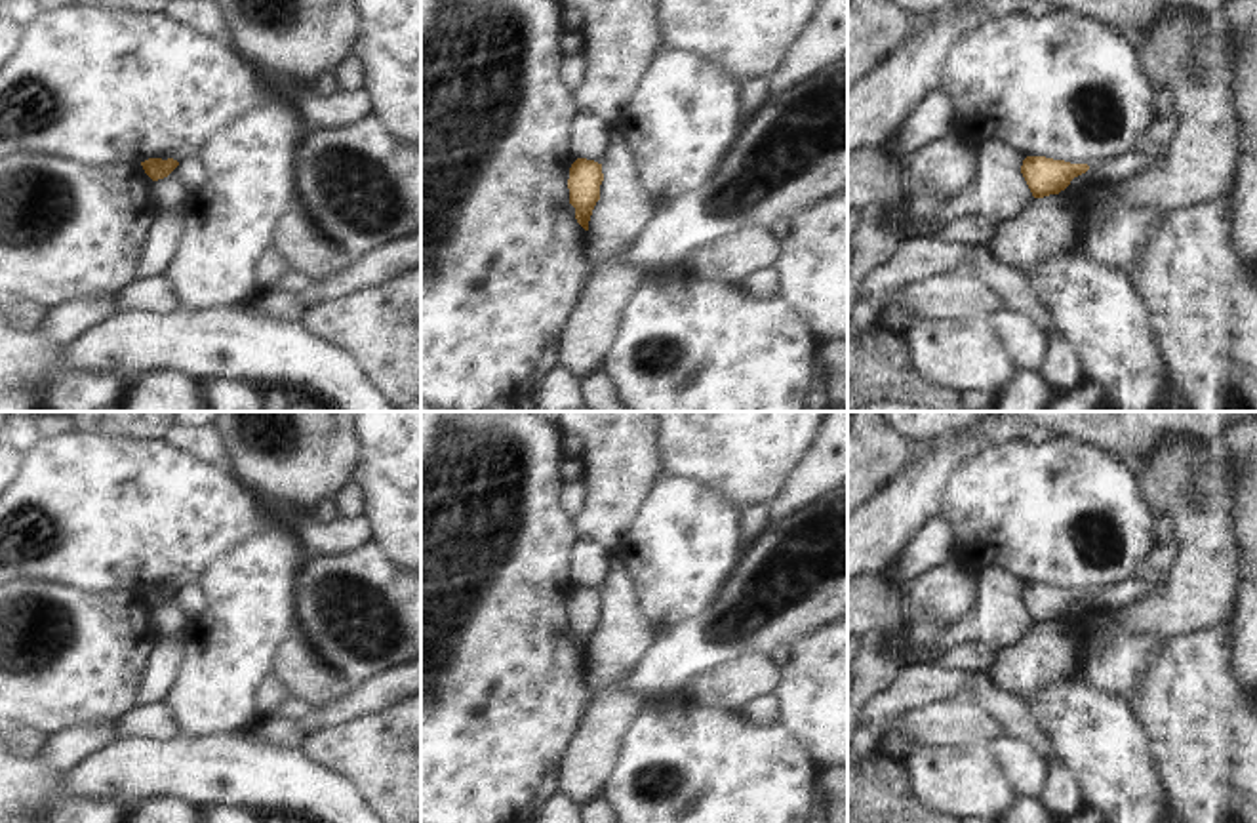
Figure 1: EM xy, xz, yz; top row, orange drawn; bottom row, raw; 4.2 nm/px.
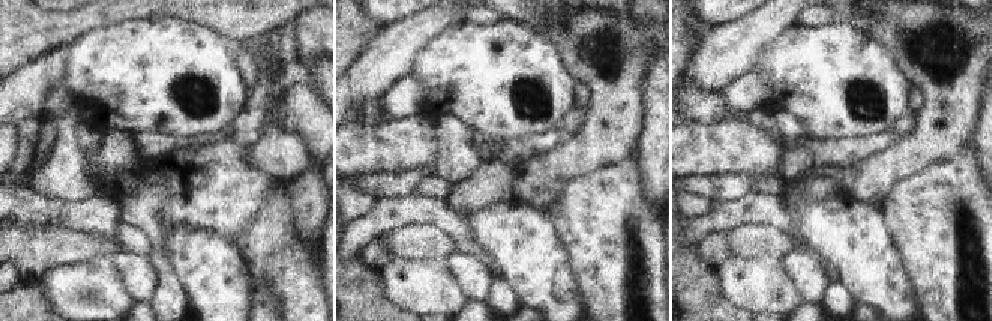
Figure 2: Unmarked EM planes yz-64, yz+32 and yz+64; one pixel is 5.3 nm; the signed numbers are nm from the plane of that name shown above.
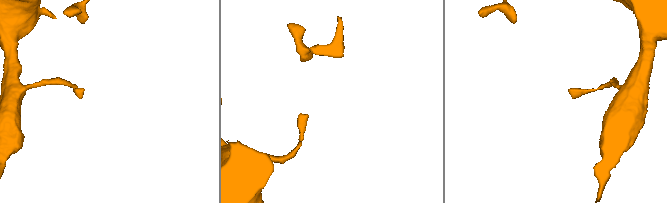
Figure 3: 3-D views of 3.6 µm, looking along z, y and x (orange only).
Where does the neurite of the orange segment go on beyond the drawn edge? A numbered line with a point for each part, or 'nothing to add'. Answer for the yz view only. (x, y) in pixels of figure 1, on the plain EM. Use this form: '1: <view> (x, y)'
nothing to add

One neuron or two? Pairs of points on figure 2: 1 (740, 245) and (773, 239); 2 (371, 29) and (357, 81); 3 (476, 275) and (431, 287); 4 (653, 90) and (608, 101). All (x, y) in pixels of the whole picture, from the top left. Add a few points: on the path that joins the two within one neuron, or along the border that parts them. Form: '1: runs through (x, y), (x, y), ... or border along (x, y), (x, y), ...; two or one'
1: runs through (748, 242), (766, 240); one
2: border along (390, 26), (350, 68); two
3: border along (444, 260), (468, 300); two
4: border along (646, 59), (643, 71), (643, 129); two

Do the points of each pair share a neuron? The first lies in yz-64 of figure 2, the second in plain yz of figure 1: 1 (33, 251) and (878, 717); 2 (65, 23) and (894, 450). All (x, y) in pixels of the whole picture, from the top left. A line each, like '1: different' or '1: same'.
1: different
2: same

